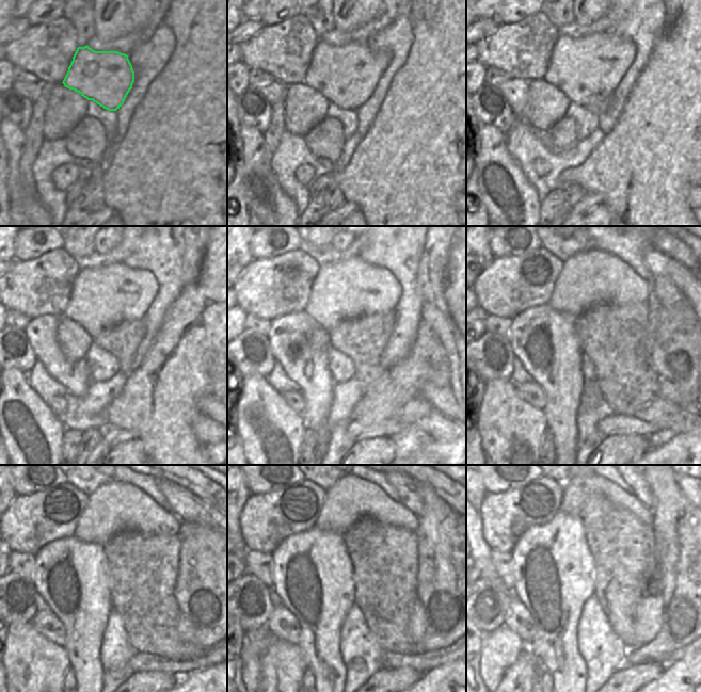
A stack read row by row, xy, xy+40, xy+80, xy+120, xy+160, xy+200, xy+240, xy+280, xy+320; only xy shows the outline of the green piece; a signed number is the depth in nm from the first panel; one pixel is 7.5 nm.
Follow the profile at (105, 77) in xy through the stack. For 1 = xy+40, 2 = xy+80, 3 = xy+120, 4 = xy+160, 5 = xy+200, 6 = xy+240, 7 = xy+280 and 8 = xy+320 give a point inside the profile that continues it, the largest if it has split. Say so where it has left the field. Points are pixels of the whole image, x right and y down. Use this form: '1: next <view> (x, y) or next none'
1: next xy+40 (346, 75)
2: next xy+80 (580, 67)
3: next xy+120 (102, 296)
4: next xy+160 (346, 289)
5: next xy+200 (588, 278)
6: next xy+240 (115, 507)
7: next xy+280 (351, 498)
8: next xy+320 (575, 491)

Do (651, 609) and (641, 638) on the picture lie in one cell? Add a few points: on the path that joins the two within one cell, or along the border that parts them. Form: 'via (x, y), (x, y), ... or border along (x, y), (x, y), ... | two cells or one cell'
via (648, 616), (644, 630) | one cell

